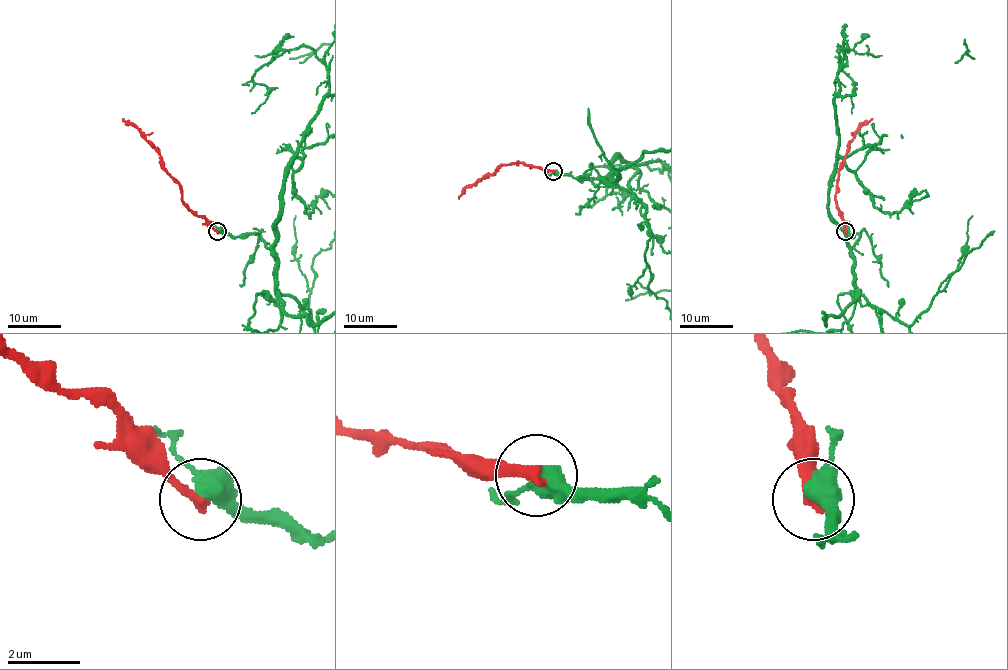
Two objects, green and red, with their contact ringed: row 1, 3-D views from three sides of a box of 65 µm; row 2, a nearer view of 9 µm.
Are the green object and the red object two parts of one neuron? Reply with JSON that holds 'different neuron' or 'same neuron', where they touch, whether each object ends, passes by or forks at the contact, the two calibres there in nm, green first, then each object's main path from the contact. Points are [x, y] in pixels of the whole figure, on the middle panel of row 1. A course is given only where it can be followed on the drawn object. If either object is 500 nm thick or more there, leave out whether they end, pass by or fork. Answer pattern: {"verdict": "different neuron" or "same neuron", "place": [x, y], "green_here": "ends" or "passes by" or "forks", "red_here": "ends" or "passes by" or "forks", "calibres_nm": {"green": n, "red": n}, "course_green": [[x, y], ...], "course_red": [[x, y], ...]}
{"verdict": "different neuron", "place": [553, 171], "green_here": "passes by", "red_here": "ends", "calibres_nm": {"green": 440, "red": 320}, "course_red": [[554, 171], [544, 171], [539, 166], [527, 166], [518, 161], [511, 162], [466, 187], [458, 198]]}

